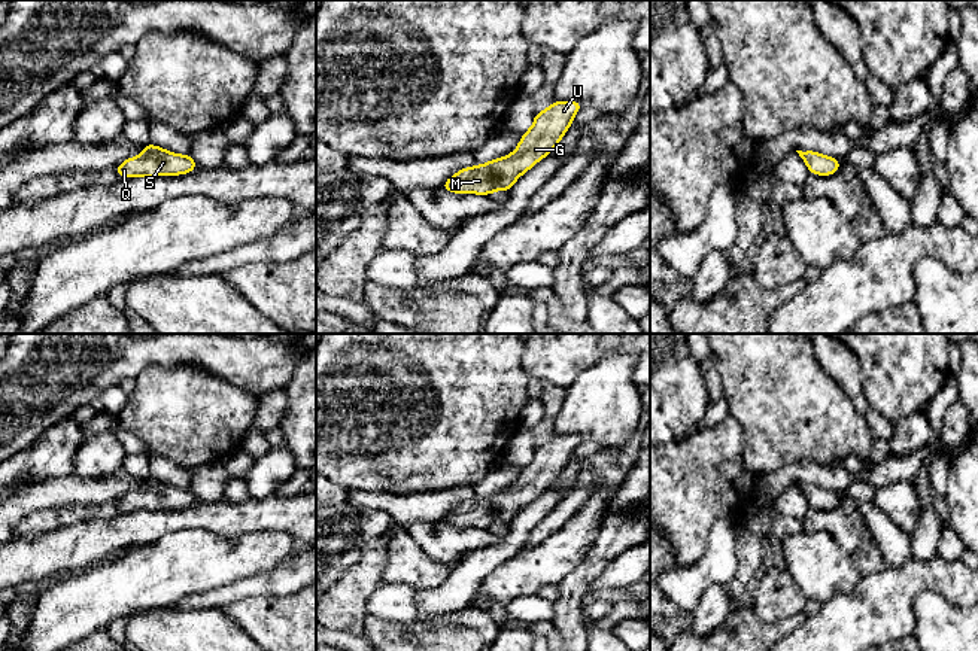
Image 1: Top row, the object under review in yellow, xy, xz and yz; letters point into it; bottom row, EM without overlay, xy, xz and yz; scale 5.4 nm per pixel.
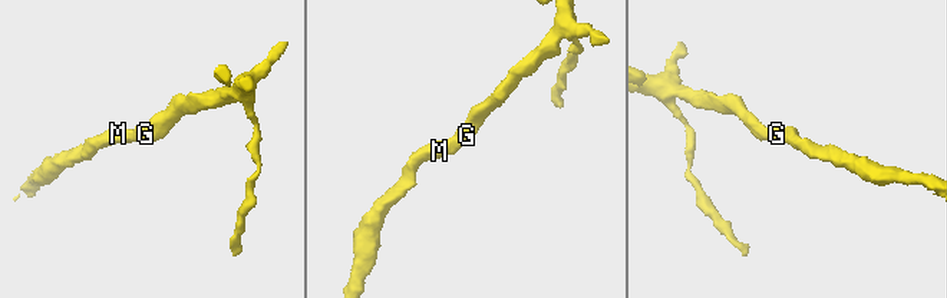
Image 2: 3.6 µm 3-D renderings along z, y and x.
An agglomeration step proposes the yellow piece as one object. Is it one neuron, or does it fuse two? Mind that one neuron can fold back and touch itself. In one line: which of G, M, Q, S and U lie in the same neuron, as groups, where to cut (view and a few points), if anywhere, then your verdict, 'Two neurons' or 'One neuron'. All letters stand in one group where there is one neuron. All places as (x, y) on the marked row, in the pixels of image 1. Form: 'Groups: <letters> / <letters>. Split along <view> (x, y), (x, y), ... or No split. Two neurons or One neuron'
Groups: G M Q S U. No split. One neuron

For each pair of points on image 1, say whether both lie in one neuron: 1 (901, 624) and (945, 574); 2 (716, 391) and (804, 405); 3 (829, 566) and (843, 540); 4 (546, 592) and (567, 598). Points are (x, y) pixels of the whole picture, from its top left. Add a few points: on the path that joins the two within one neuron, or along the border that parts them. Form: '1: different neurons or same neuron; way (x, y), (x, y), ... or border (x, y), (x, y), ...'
1: same neuron; way (901, 608), (901, 601), (929, 575)
2: different neurons; border (711, 359), (720, 379), (723, 397)
3: different neurons; border (807, 532), (825, 531), (850, 554)
4: different neurons; border (558, 584), (558, 596), (553, 601)

